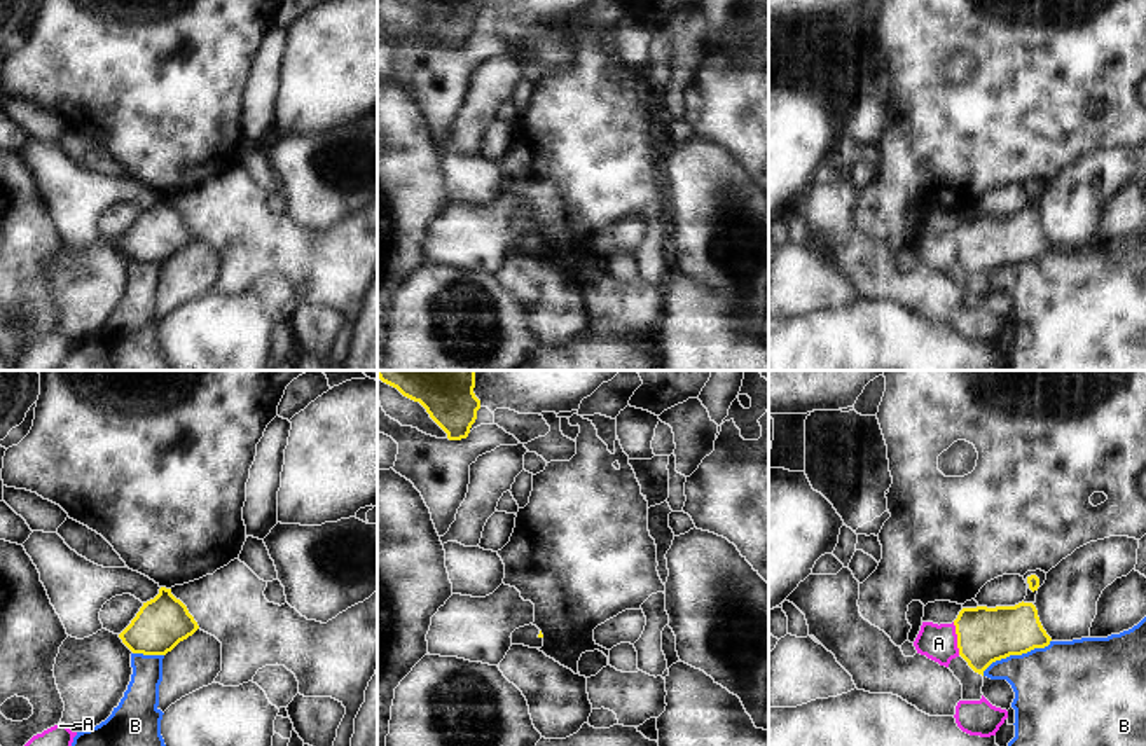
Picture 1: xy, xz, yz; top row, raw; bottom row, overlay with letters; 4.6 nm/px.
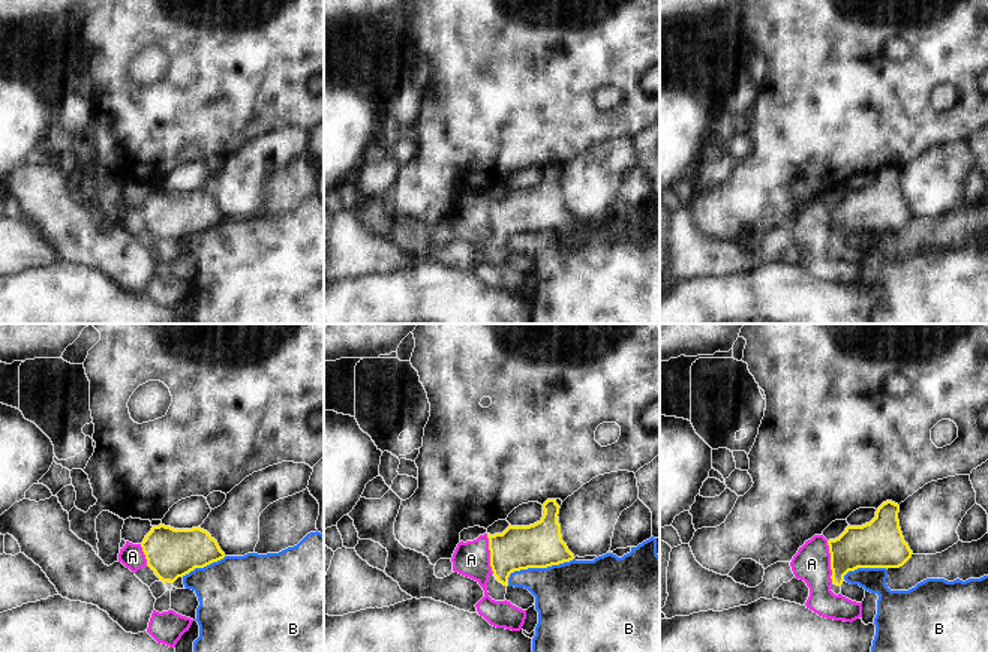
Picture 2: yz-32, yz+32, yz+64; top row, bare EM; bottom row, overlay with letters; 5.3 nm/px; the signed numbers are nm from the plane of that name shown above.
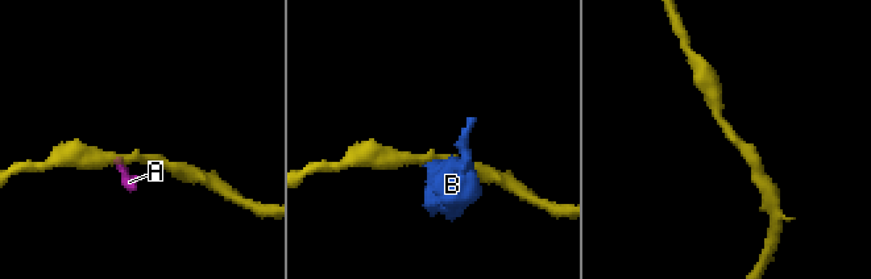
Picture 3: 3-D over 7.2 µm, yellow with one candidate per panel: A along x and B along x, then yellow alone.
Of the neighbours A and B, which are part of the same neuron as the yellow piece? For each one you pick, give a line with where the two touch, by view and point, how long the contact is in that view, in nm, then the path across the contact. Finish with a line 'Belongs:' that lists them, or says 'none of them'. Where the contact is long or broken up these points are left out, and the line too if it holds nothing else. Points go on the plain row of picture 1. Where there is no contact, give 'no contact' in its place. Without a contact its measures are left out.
Belongs: none of them

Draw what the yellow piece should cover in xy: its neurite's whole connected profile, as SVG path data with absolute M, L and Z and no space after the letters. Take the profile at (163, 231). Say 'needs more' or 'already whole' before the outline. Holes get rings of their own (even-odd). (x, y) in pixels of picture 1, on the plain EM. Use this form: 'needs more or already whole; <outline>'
already whole; M161 196L119 246L133 262L166 264L197 238L187 215L171 203L171 197Z

